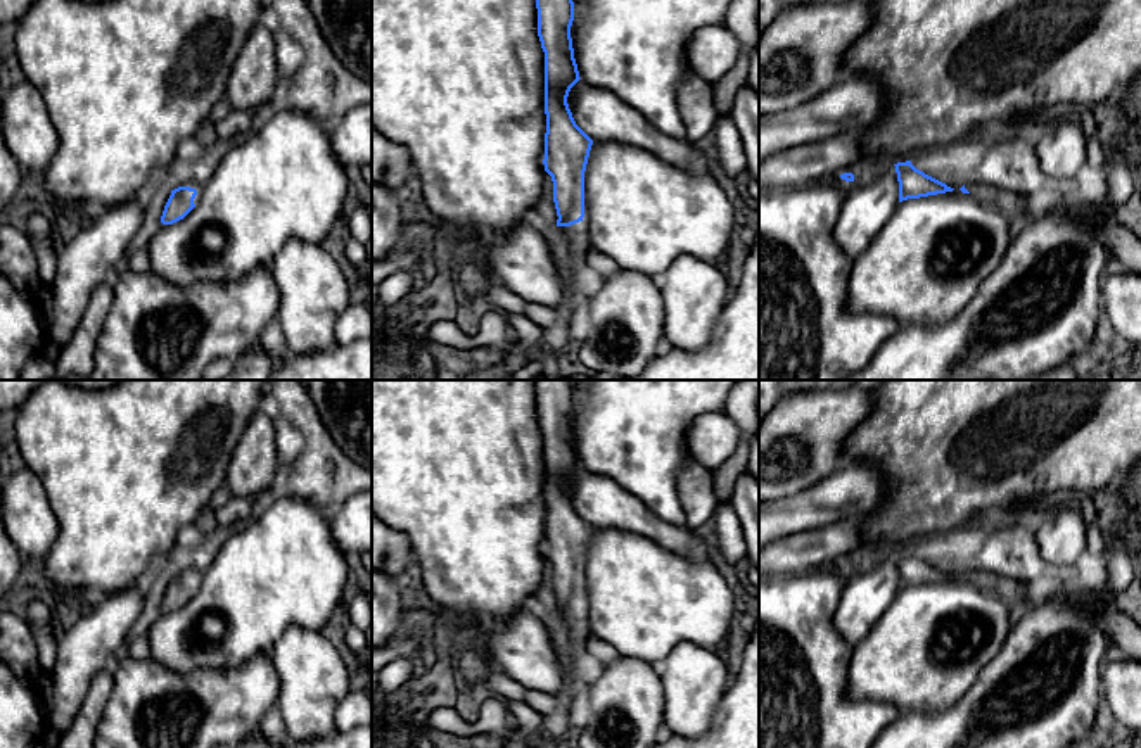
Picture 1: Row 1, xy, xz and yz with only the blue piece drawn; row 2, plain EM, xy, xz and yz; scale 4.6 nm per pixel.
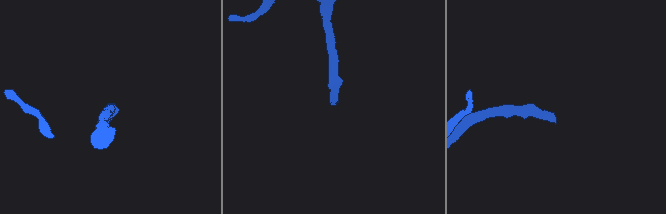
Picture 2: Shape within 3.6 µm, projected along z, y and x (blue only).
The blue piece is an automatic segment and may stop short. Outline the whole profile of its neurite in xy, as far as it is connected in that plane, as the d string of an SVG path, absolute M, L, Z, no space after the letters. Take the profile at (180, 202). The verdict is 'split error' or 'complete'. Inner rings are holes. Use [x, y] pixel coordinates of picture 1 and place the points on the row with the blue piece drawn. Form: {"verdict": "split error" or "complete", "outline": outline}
{"verdict": "split error", "outline": "M185 183L175 190L164 206L161 223L173 225L183 219L201 200L202 185L199 183Z"}

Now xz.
{"verdict": "split error", "outline": "M536 0L538 36L545 52L545 171L553 181L553 202L557 209L557 233L564 235L570 254L584 257L590 249L590 216L584 204L584 171L593 140L576 124L567 104L570 88L581 79L574 59L570 26L574 21L572 0Z"}

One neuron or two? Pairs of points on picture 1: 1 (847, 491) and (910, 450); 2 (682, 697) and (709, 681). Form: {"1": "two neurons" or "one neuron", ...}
{"1": "two neurons", "2": "one neuron"}

